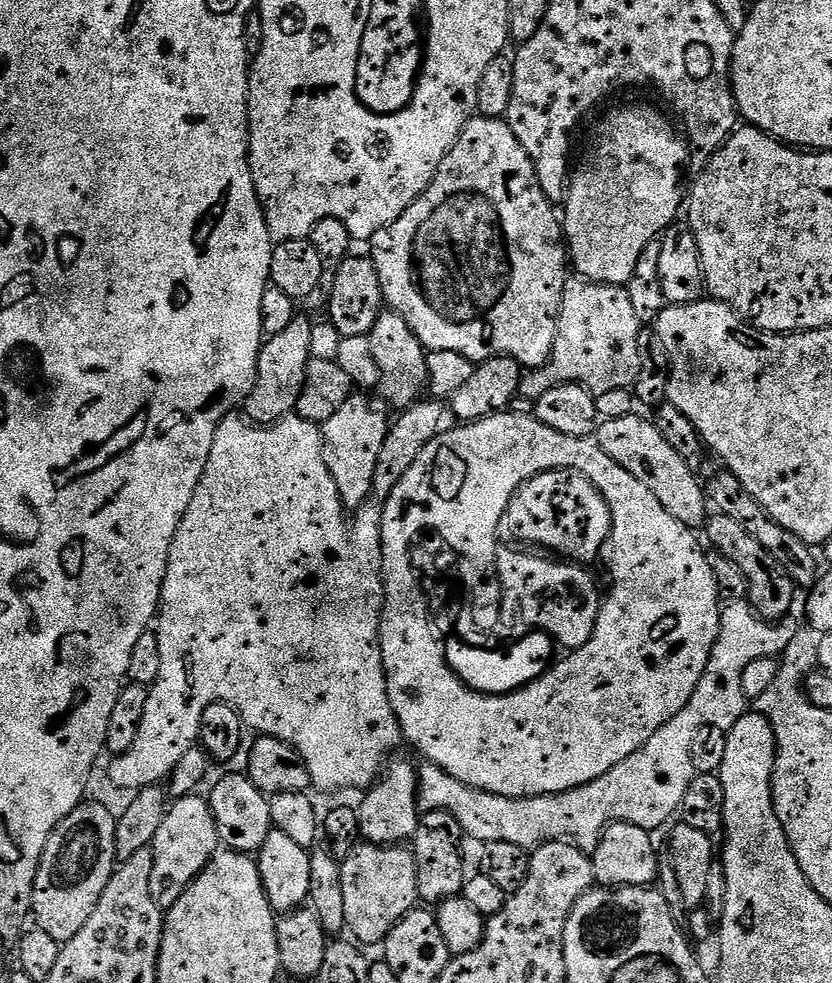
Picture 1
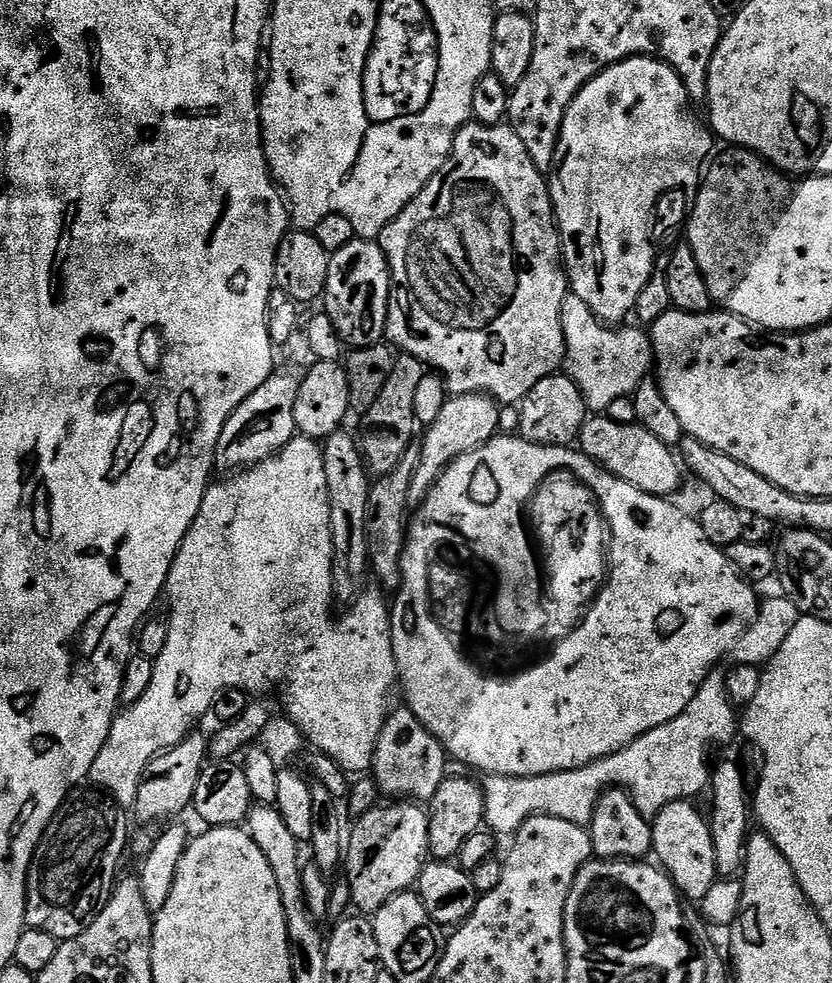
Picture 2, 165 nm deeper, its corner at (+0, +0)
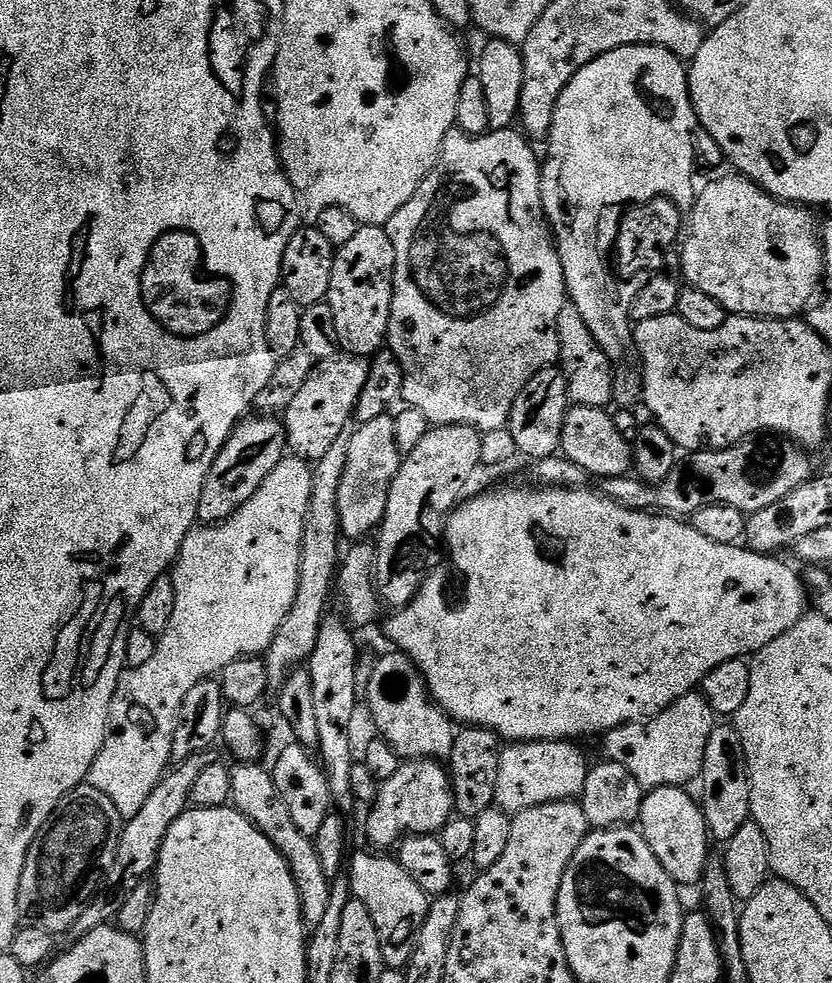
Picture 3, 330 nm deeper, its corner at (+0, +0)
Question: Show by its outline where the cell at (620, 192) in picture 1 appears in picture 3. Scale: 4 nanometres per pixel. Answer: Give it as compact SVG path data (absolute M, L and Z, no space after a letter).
M639 44L638 46L622 46L618 50L610 50L610 54L602 54L602 58L594 58L562 90L562 94L556 103L554 110L554 122L550 126L550 134L546 141L548 147L548 157L543 157L542 171L540 174L540 189L542 190L542 202L544 203L544 214L548 217L549 225L552 229L553 237L556 241L556 248L560 252L560 261L564 271L564 287L567 299L571 307L582 314L582 322L586 322L586 327L590 329L590 334L594 334L594 342L602 346L606 358L612 363L612 404L616 408L635 409L644 399L644 370L640 363L640 351L636 348L636 337L634 335L634 321L632 319L632 303L636 297L637 285L635 283L621 280L615 271L606 261L600 257L600 252L596 249L596 231L600 228L600 219L604 212L611 208L623 209L625 206L633 206L646 203L648 200L664 197L675 202L695 201L698 195L698 183L696 184L696 136L702 142L708 140L708 132L704 128L698 127L696 111L690 98L688 89L688 68L685 61L678 59L673 52L665 48L659 48L653 44Z

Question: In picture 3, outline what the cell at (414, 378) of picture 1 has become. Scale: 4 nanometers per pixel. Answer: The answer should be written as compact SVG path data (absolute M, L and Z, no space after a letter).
M391 415L374 418L374 422L366 422L357 427L351 441L350 454L347 455L346 470L343 471L341 486L338 491L338 518L340 531L349 541L360 542L379 529L386 514L386 502L390 498L390 486L400 469L402 453L394 438L394 419Z

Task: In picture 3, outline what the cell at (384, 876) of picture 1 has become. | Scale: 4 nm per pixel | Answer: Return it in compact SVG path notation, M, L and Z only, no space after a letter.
M404 760L394 773L394 778L381 783L380 793L370 806L369 812L372 813L368 816L368 840L372 843L369 845L376 850L395 849L406 836L431 836L440 833L456 812L456 799L449 769L439 760Z

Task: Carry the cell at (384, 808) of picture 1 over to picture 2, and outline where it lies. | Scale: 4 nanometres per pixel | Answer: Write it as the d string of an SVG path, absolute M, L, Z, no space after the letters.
M407 706L399 707L393 707L384 719L370 772L385 797L427 802L446 779L446 753L438 738L434 738L434 734L430 734L430 730L426 730L426 726L418 722L418 718Z

